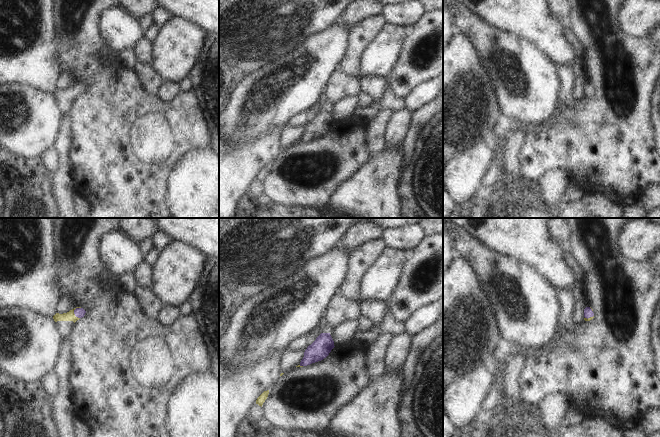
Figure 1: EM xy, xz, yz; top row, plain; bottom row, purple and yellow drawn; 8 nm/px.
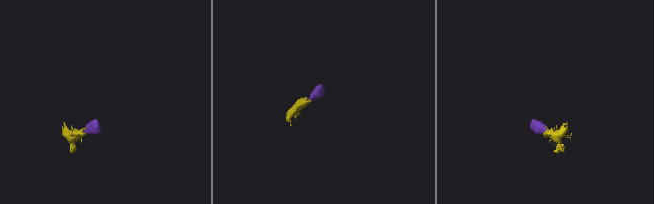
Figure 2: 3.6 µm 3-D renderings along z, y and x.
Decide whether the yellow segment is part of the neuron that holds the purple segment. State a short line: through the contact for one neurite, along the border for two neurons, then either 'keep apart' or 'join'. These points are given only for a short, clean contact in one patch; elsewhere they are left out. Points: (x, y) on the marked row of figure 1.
xy (79, 312), (74, 313), (69, 316) | join

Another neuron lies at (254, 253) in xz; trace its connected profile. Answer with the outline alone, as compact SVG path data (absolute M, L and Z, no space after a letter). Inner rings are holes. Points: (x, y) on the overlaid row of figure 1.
M231 218L219 224L219 281L247 299L336 247L354 218Z

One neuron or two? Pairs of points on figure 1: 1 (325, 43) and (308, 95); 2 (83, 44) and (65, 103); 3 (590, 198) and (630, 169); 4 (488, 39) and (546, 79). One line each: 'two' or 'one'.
1: one
2: two
3: two
4: one

